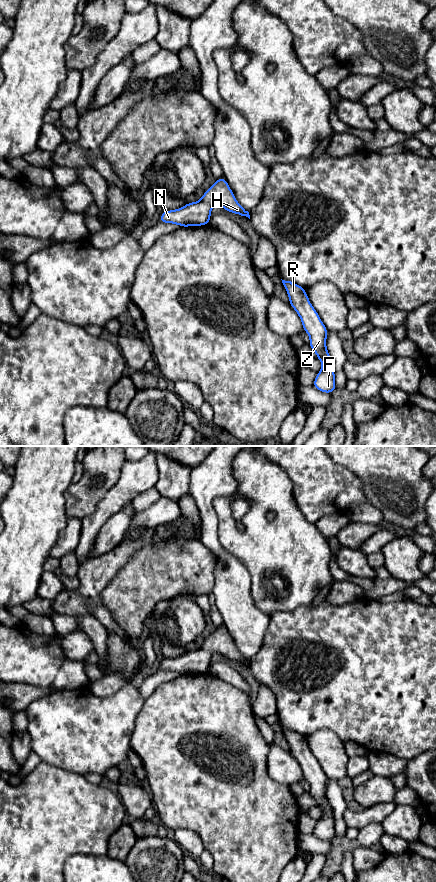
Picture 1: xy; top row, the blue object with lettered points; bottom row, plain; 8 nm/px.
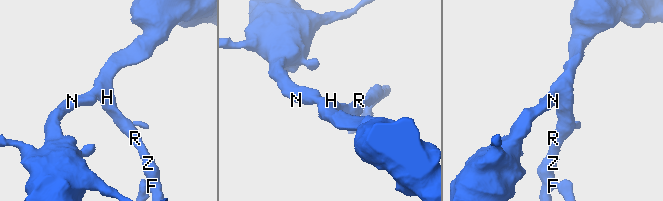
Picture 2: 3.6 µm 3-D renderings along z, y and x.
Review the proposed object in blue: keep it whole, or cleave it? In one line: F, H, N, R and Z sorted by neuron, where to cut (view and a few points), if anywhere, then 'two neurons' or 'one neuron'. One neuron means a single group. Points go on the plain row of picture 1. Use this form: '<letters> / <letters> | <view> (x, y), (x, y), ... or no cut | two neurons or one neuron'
F H N R Z | no cut | one neuron

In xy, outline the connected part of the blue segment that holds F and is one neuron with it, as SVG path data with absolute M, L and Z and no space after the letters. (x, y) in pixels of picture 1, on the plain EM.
M282 728L287 739L289 751L301 767L303 778L309 783L309 794L322 811L313 835L324 841L333 841L336 836L334 811L326 795L328 778L321 769L317 759L311 753L304 735Z

